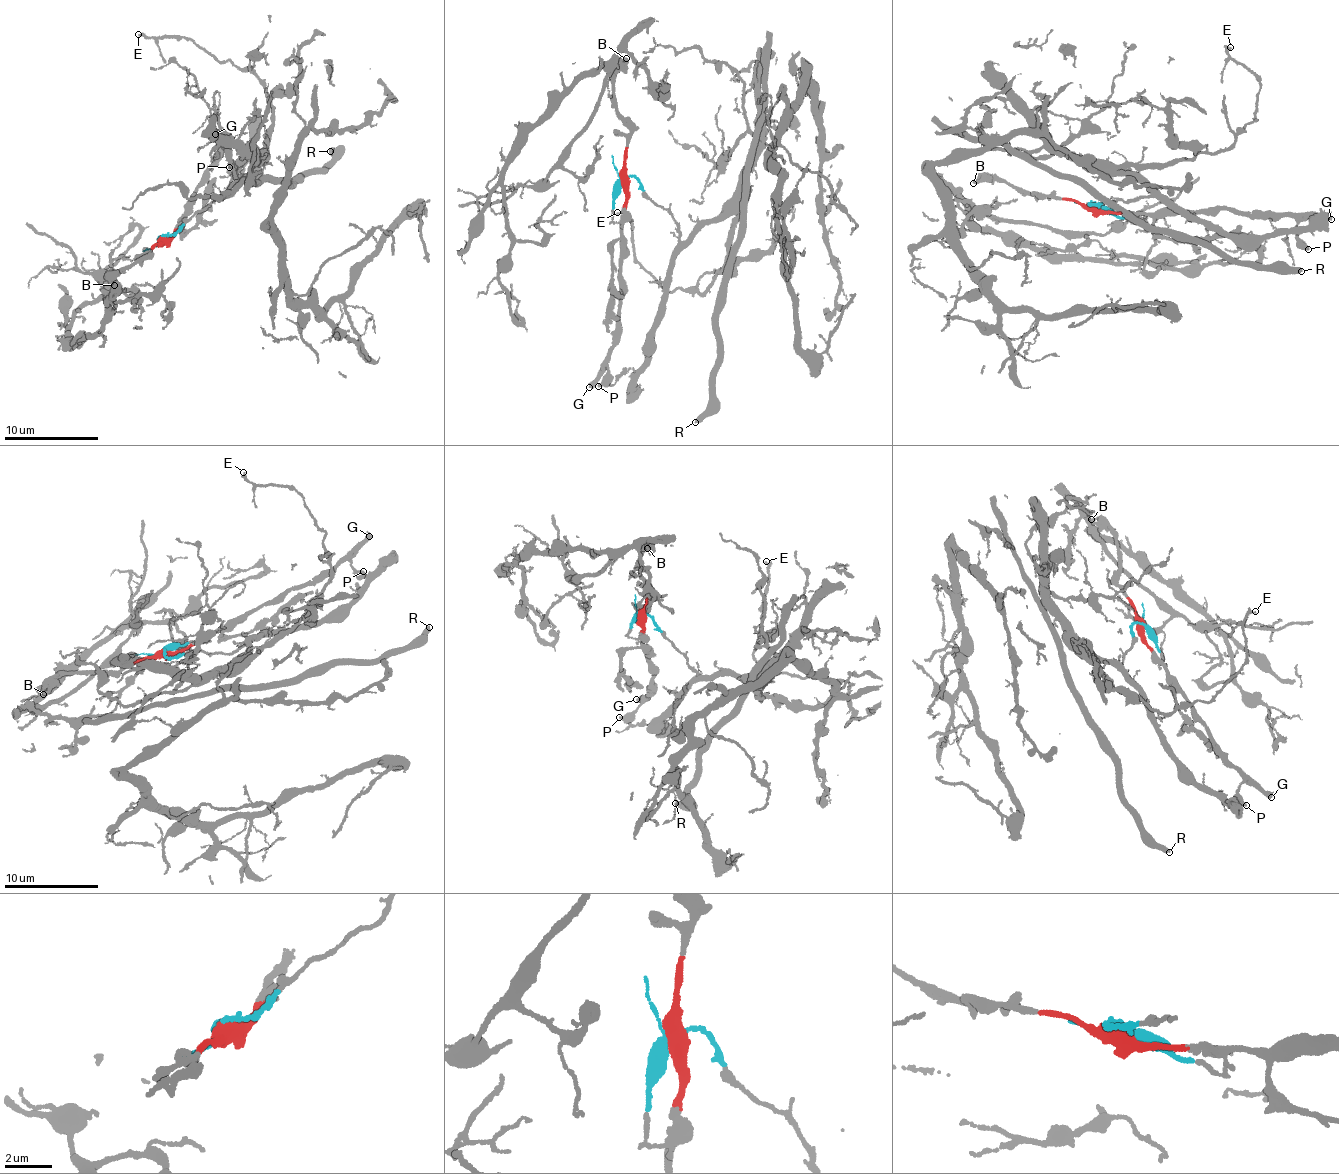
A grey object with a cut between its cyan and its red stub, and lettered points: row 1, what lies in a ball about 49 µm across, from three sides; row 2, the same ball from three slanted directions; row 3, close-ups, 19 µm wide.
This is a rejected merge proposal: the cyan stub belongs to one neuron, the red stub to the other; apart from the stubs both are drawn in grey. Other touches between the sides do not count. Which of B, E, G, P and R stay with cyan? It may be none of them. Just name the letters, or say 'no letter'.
E, R

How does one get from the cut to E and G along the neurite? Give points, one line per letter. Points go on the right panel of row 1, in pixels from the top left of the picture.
E: (1095, 207), (1150, 194), (1118, 168), (1225, 150), (1257, 119), (1258, 81), (1231, 60), (1231, 48)
G: (1092, 207), (1123, 214), (1212, 215), (1222, 209), (1269, 217), (1331, 218)

